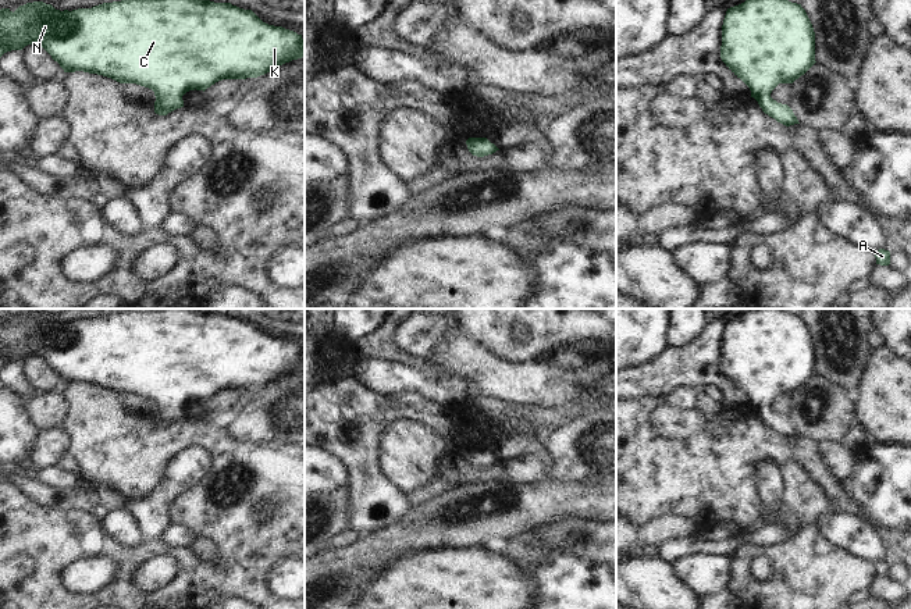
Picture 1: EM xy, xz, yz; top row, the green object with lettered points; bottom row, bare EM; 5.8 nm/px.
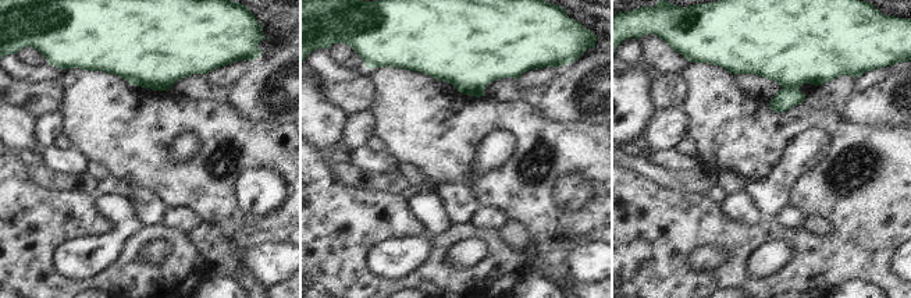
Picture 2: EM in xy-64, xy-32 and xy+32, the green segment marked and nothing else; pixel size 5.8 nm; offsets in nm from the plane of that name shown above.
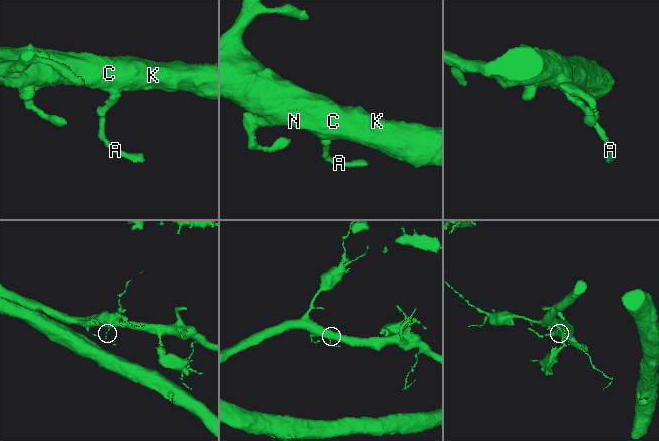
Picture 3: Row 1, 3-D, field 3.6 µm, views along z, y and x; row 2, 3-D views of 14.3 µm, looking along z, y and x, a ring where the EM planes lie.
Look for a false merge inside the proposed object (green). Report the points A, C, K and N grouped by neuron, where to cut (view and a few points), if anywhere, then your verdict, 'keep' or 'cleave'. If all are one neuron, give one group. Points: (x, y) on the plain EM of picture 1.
A C K N; no cut; keep

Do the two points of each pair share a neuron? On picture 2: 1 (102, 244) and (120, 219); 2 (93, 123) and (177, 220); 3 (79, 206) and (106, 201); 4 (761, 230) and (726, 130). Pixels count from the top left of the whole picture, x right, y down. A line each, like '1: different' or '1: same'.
1: same
2: different
3: different
4: same

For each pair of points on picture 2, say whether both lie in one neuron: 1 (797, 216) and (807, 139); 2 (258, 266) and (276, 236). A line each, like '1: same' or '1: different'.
1: different
2: different

